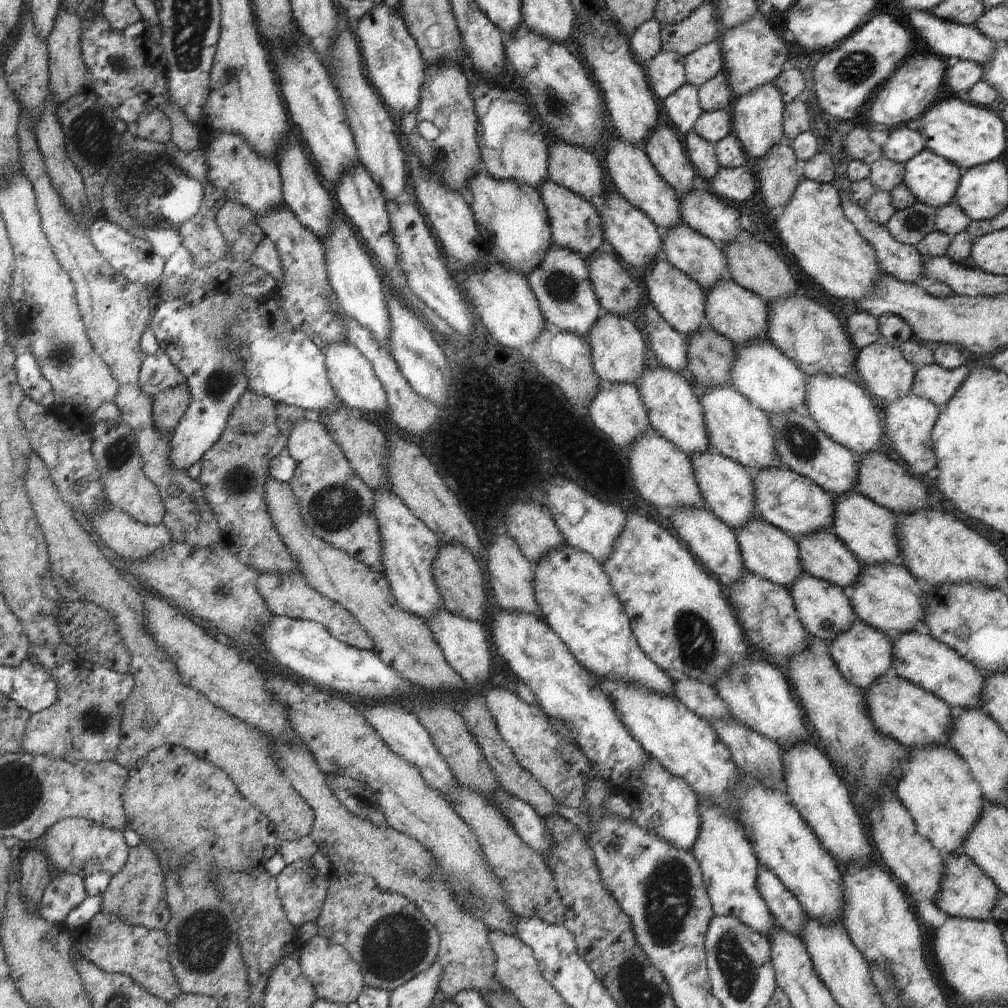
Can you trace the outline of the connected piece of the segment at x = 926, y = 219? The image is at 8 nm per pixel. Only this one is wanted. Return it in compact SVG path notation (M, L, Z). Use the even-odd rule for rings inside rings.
M917 202L896 211L885 227L898 242L916 246L929 232L935 230L935 208Z

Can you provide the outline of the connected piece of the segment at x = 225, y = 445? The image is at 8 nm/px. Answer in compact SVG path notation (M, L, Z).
M255 391L244 392L239 398L236 408L226 421L224 430L219 440L208 449L199 462L201 475L197 480L203 488L203 496L218 517L221 543L245 565L256 570L279 575L298 571L297 560L288 552L288 547L283 543L280 533L273 525L268 512L267 500L265 498L265 486L270 472L272 458L286 451L287 440L294 423L304 421L305 409L288 406L276 402L270 397L259 395Z

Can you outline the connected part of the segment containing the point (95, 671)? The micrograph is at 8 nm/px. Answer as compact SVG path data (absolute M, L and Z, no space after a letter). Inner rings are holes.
M31 644L28 658L40 663L57 682L57 699L52 706L37 713L31 713L26 723L23 750L33 755L46 755L61 758L73 764L78 762L99 763L115 758L115 752L120 744L121 714L134 686L133 676L128 673L117 673L102 665L84 660L78 660L77 652L70 645L47 647L41 644Z

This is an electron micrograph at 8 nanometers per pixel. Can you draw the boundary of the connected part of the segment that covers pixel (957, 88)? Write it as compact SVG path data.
M960 59L954 66L947 67L945 88L948 88L950 92L956 92L958 96L962 97L984 76L985 70L982 65Z

